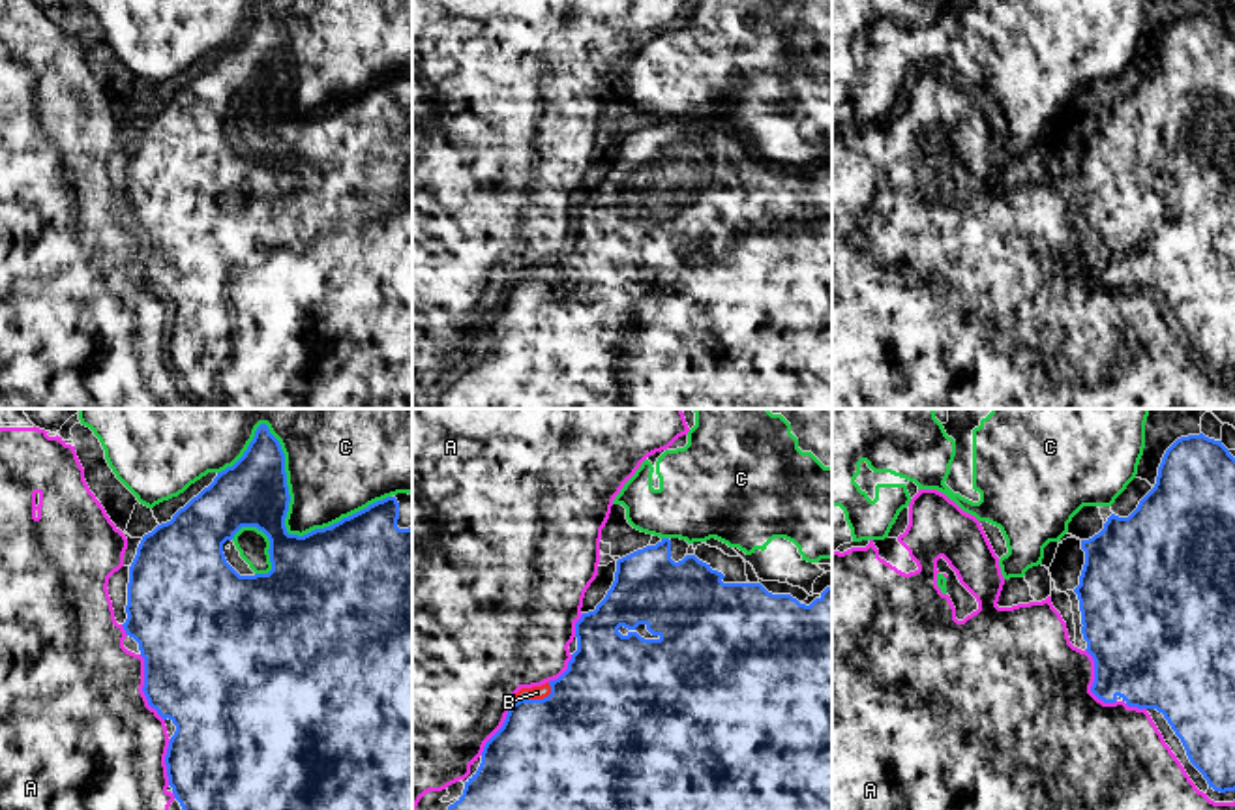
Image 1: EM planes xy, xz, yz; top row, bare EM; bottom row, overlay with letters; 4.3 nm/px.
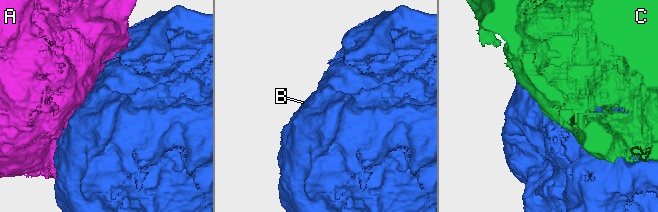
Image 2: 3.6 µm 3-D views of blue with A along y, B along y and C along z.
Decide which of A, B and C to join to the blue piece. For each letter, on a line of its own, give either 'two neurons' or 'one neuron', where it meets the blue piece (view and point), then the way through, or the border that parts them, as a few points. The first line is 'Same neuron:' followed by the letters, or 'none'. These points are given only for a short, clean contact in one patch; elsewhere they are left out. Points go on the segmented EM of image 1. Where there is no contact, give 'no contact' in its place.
Same neuron: B
A: two neurons; meets blue in xy at (143, 689)
B: one neuron; meets blue in xz at (535, 700); runs through xz (559, 752), (535, 700), (536, 692)
C: two neurons; meets blue in xy at (289, 501)

